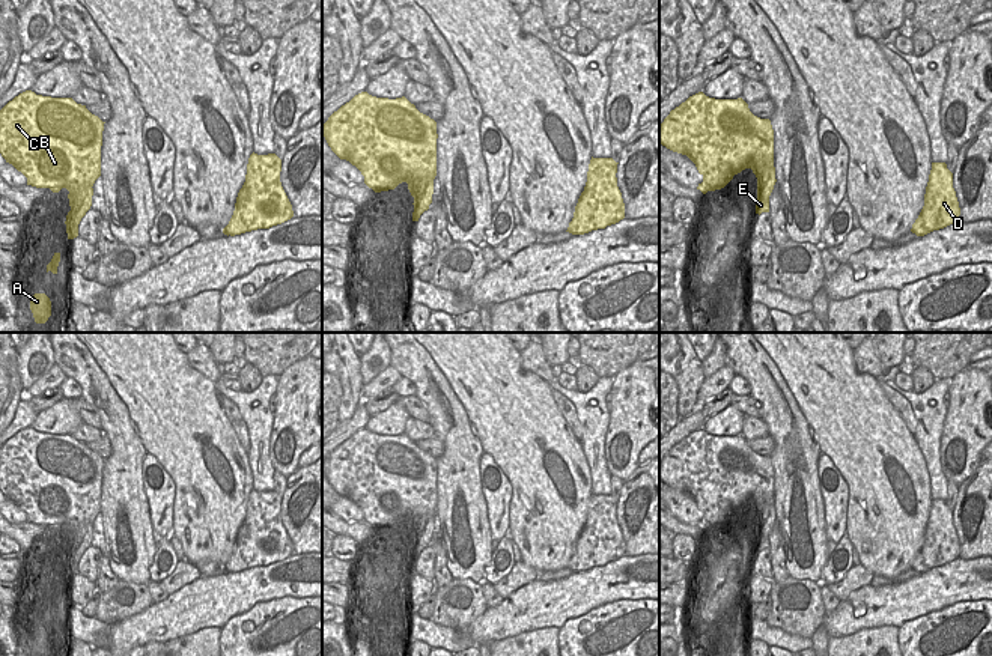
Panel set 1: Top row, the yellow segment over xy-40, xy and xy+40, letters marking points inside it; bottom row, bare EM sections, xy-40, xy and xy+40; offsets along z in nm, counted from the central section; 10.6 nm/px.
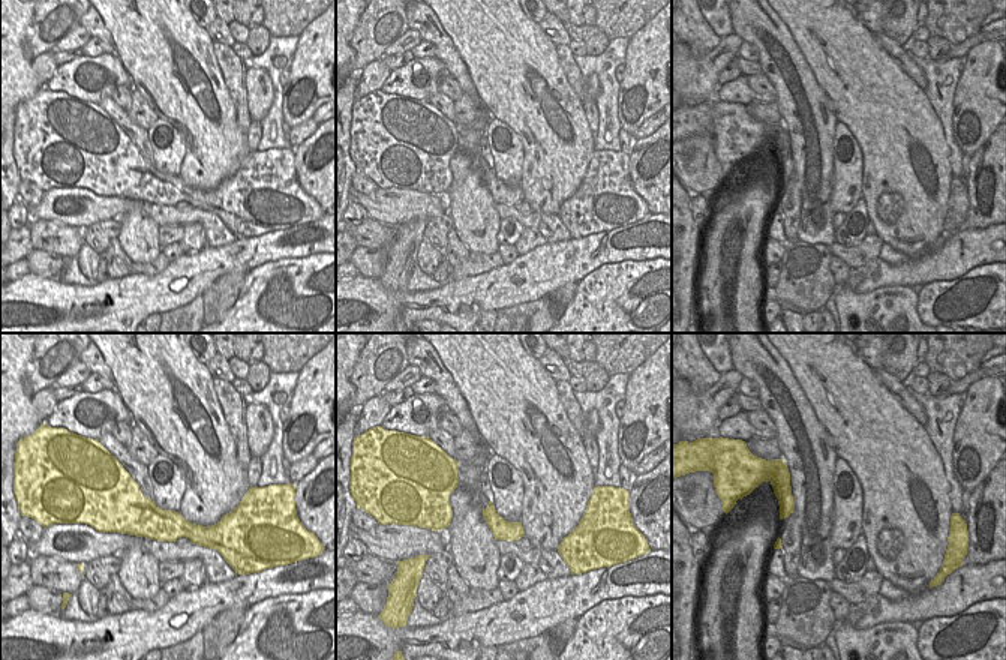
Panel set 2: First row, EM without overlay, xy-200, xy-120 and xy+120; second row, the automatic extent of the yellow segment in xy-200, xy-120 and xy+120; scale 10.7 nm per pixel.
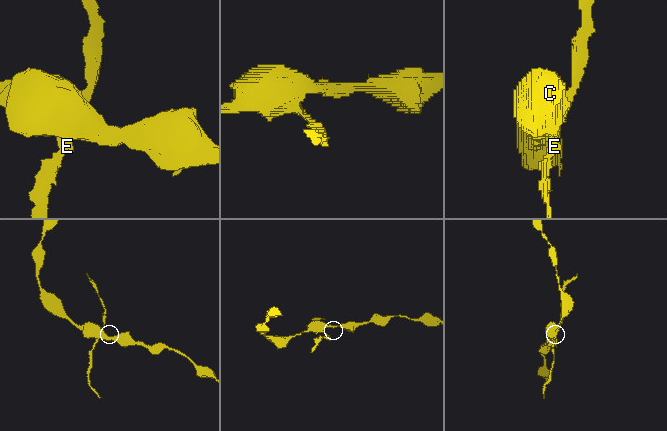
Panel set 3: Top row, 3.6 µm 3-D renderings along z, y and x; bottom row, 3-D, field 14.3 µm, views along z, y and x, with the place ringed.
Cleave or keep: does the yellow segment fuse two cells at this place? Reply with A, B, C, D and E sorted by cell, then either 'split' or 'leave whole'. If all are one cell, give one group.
A E / B C D; split

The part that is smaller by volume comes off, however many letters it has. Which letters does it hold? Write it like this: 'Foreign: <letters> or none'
Foreign: A, E

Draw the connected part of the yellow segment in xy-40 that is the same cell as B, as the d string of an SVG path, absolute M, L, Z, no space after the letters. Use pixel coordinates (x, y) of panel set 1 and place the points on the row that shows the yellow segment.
M26 90L0 110L0 153L27 178L27 185L69 191L69 206L81 208L89 187L101 176L104 123L72 98L51 98Z

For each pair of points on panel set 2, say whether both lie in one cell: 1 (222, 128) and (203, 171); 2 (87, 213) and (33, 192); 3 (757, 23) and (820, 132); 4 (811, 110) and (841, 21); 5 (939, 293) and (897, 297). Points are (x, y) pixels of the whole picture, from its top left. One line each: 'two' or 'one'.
1: one
2: two
3: one
4: two
5: two

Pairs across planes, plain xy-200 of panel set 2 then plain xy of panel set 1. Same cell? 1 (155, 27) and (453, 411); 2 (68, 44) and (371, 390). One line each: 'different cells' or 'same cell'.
1: different cells
2: same cell

